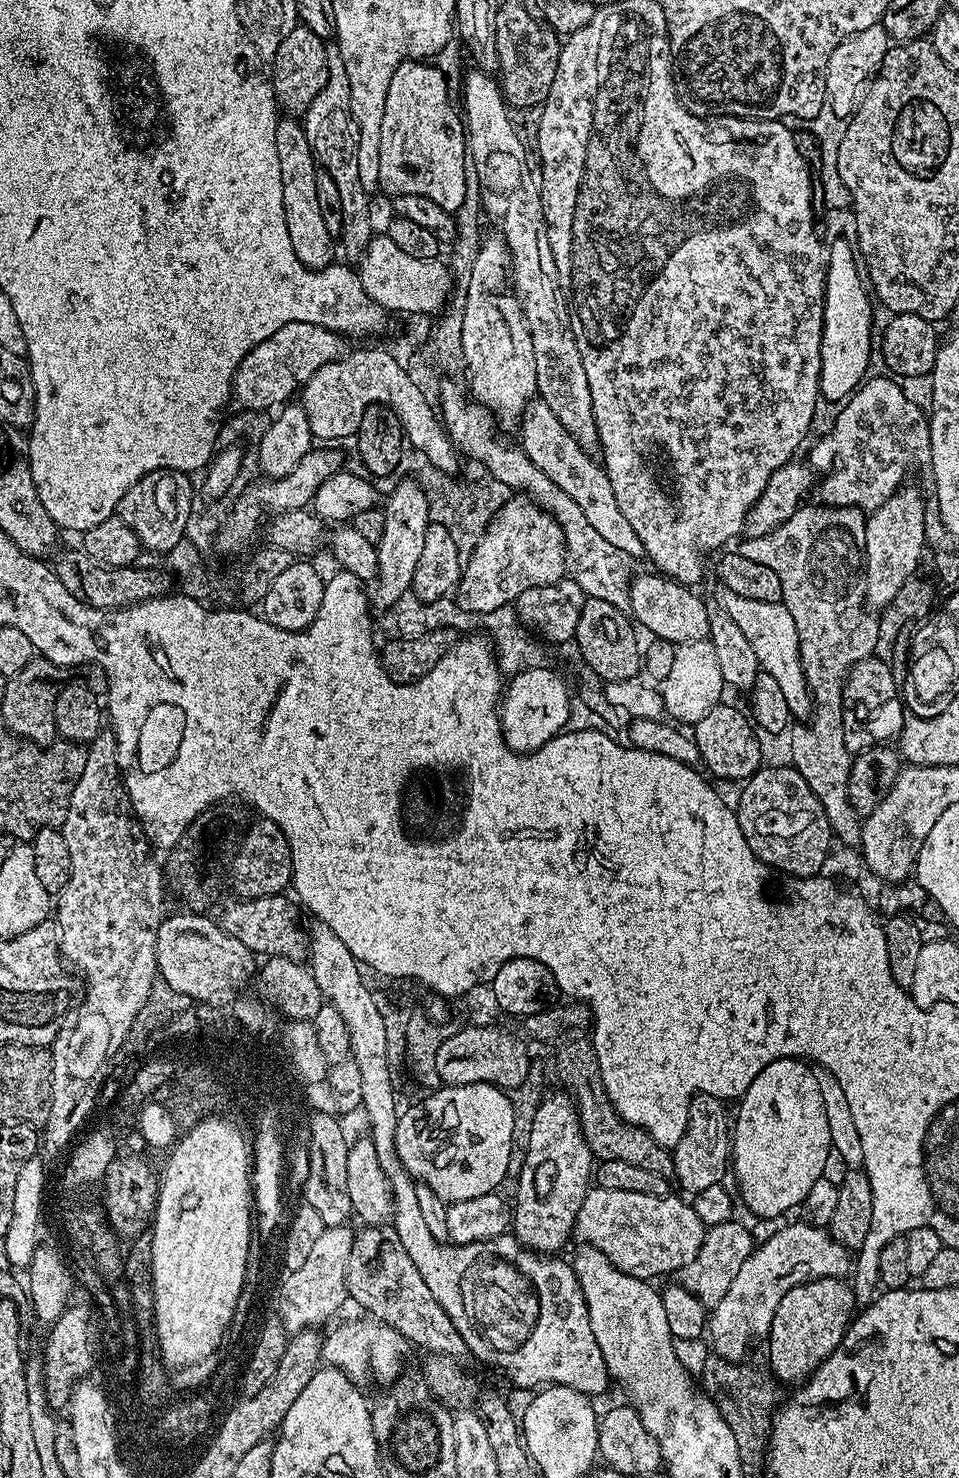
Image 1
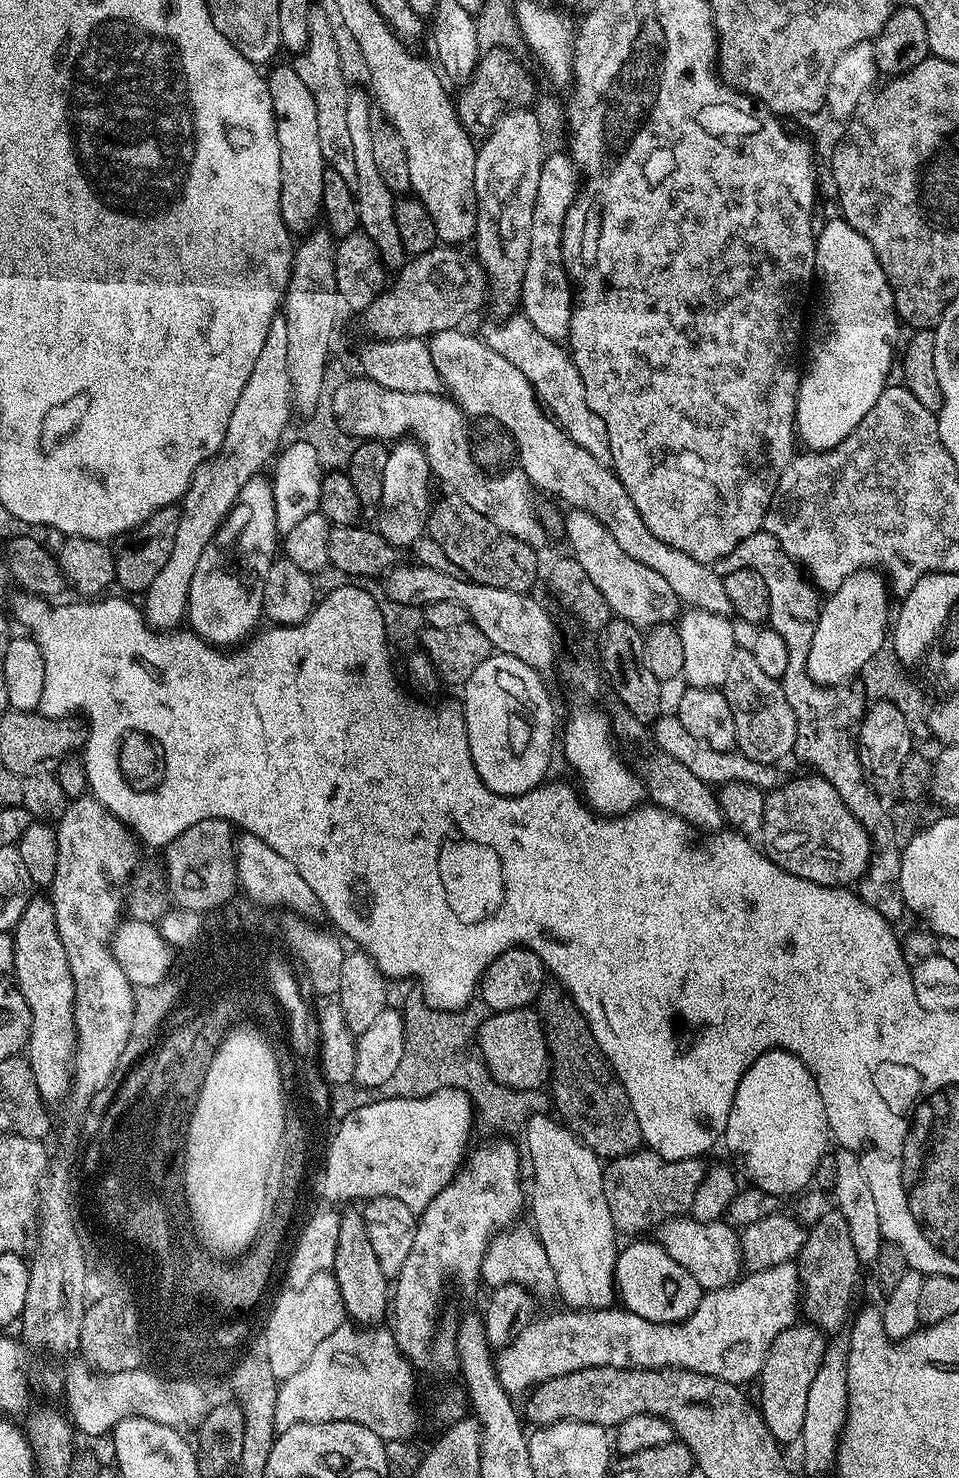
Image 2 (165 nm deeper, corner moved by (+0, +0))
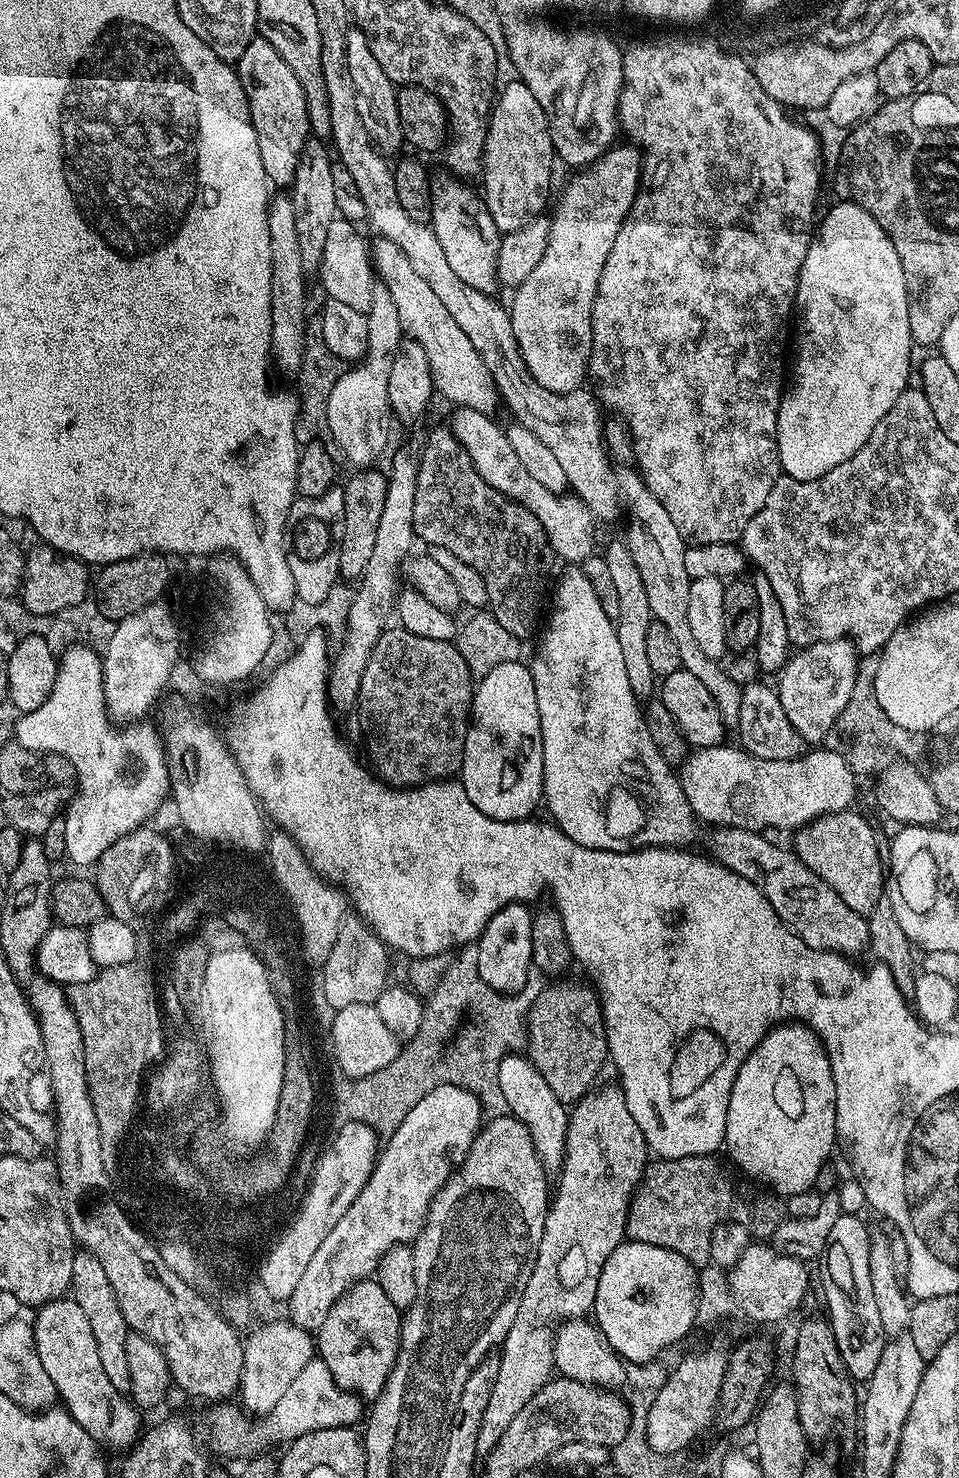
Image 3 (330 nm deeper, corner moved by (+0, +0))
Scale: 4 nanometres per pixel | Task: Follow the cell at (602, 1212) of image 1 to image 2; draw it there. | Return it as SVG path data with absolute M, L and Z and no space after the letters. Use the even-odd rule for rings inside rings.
M682 1215L661 1224L658 1235L658 1242L666 1250L666 1254L670 1254L670 1258L674 1258L678 1266L690 1270L701 1289L725 1288L741 1279L740 1237L737 1229L723 1219L715 1220L713 1224L703 1224Z

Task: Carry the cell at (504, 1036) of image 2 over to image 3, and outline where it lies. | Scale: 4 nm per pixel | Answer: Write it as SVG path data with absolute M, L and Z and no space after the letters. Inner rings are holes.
M583 983L552 984L542 989L533 998L532 1009L526 1012L527 1058L565 1106L575 1105L593 1091L609 1059L600 998L591 983Z

